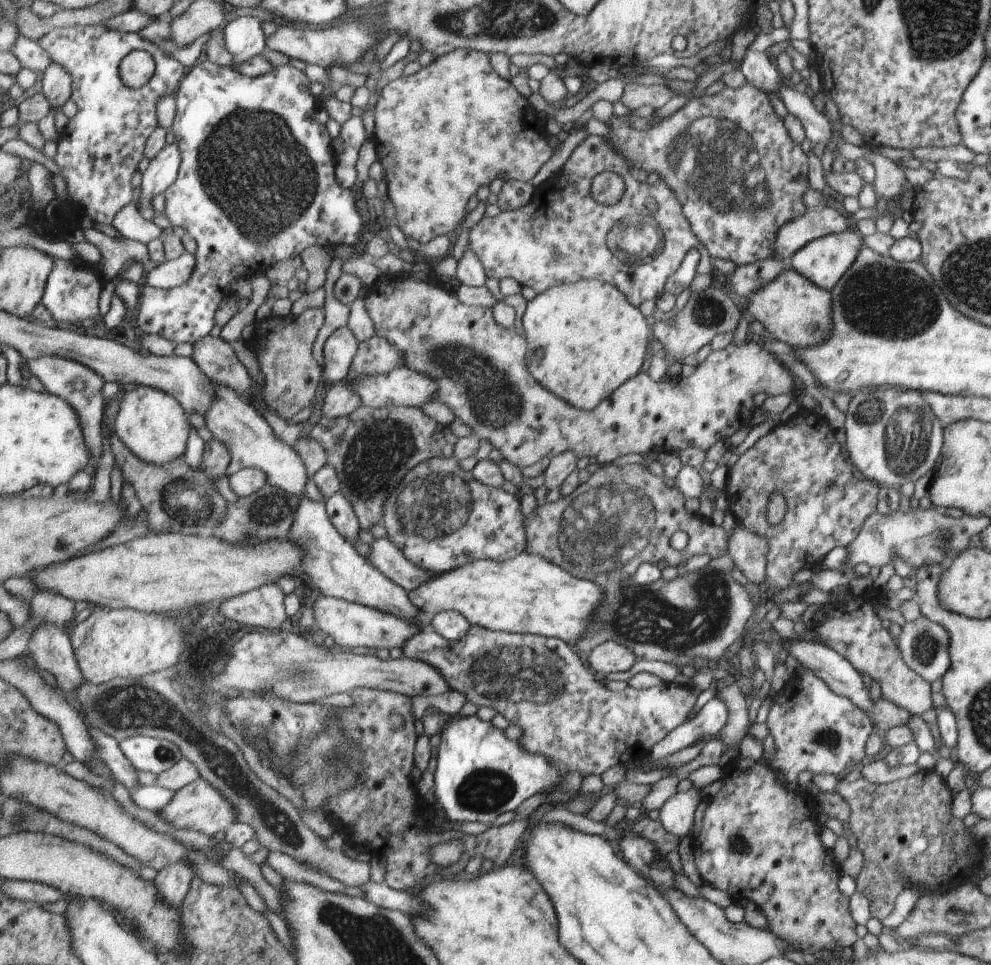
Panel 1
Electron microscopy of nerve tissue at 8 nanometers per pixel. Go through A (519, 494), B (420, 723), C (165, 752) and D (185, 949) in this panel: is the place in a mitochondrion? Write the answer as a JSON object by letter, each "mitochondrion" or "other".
{"A":"other","B":"other","C":"mitochondrion","D":"other"}

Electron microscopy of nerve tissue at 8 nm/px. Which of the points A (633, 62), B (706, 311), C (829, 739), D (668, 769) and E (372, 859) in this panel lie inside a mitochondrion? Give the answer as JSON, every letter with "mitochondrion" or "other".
{"A":"other","B":"mitochondrion","C":"mitochondrion","D":"other","E":"other"}

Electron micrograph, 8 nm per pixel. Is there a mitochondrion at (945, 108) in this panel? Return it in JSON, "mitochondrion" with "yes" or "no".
{"mitochondrion":"no"}

